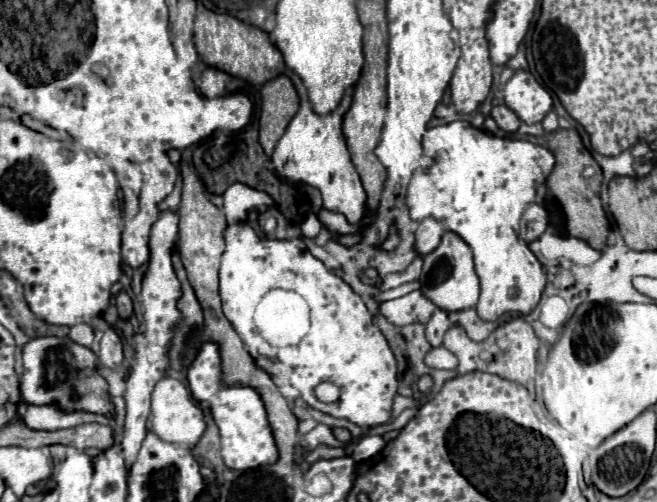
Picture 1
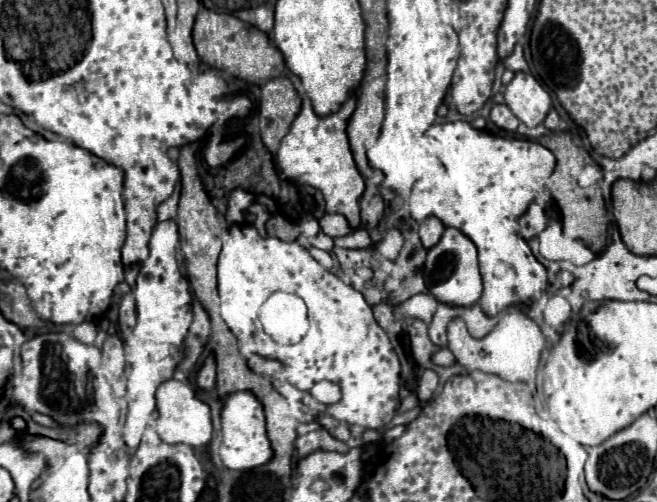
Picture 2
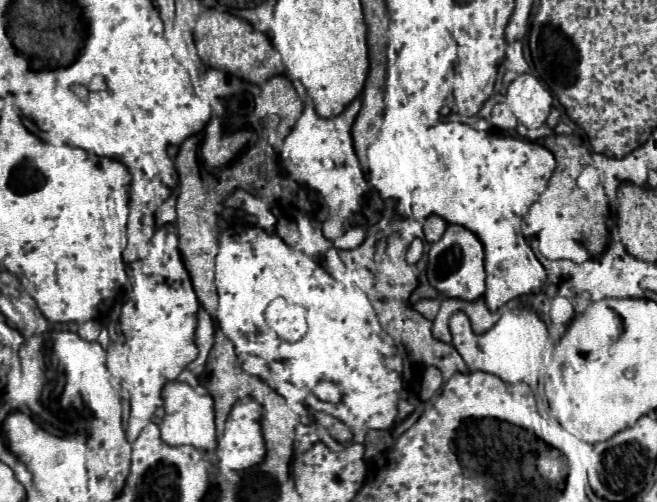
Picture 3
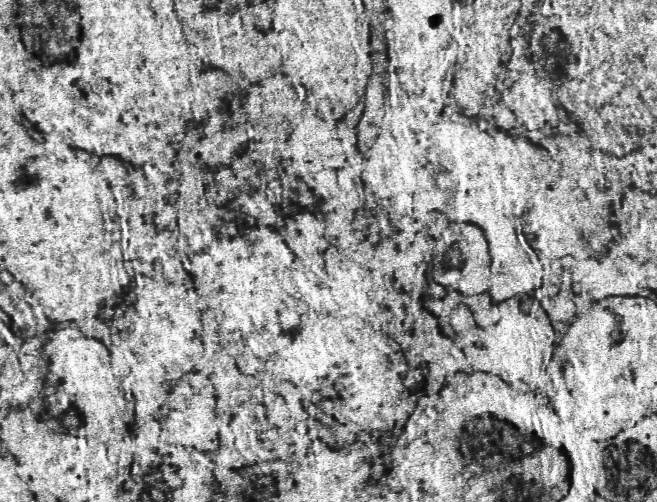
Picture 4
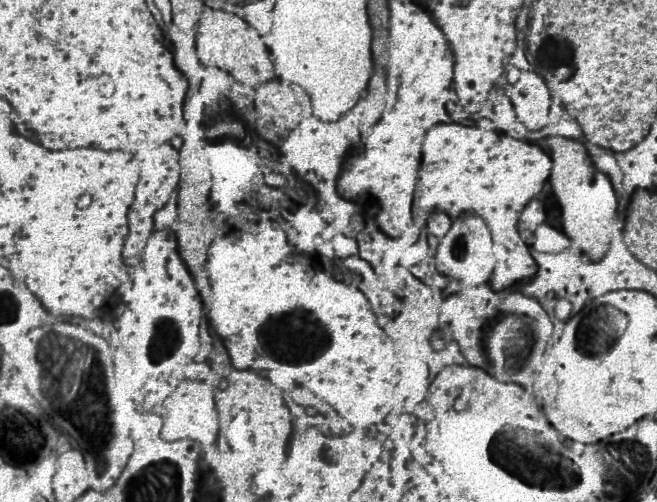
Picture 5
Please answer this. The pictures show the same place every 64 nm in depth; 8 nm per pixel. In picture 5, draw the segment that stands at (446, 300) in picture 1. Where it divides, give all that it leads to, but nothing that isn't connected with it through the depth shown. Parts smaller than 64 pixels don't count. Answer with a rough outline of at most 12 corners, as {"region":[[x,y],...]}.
{"region":[[458,216],[440,240],[438,272],[472,286],[494,268],[484,220]]}

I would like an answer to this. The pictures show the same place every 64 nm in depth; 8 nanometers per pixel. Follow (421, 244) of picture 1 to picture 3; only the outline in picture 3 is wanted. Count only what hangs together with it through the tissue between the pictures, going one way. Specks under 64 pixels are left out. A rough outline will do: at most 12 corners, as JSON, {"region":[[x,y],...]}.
{"region":[[430,216],[424,222],[424,240],[436,242],[446,230],[440,216]]}

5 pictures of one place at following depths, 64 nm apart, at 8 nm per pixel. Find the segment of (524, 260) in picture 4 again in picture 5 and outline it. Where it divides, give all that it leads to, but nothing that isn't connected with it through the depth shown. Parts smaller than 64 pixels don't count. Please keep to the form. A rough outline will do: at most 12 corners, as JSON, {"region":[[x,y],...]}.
{"region":[[436,124],[450,174],[416,192],[424,212],[486,220],[494,290],[534,276],[522,208],[550,156],[524,138]]}

